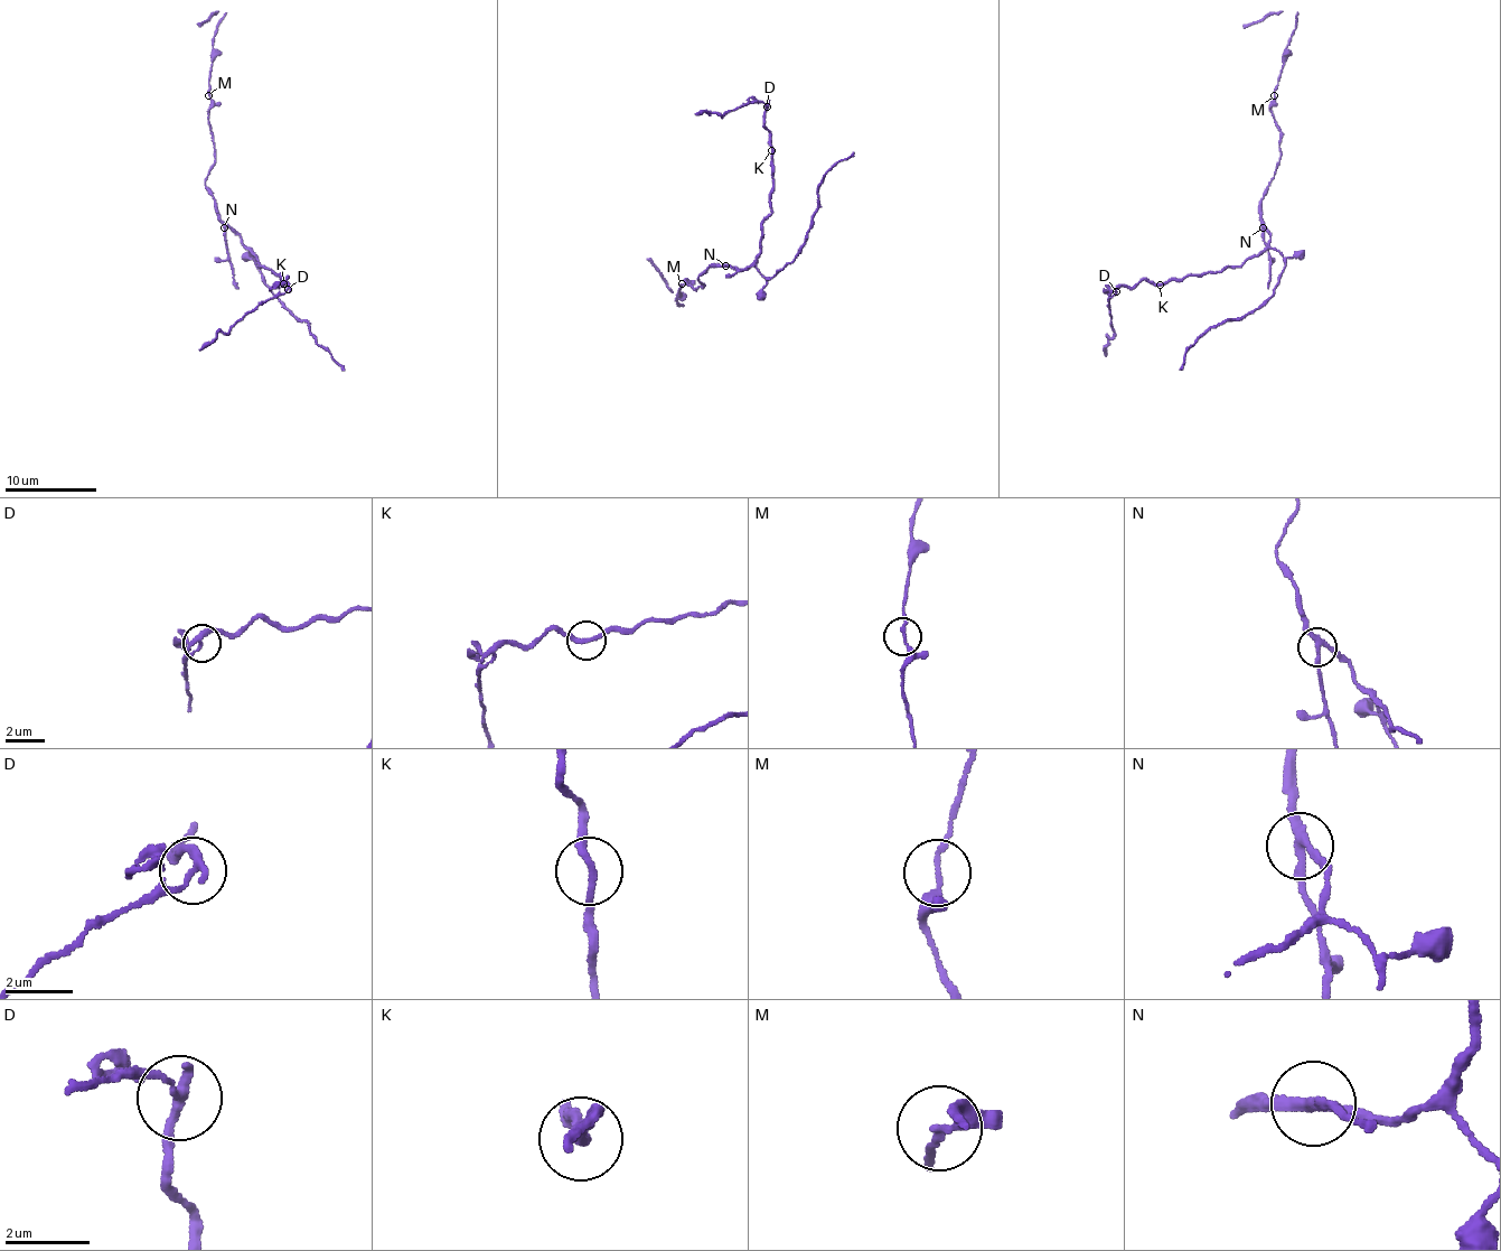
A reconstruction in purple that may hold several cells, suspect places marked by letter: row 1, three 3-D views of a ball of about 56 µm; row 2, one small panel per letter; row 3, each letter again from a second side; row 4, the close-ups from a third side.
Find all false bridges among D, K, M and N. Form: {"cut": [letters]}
{"cut": ["D", "N"]}

